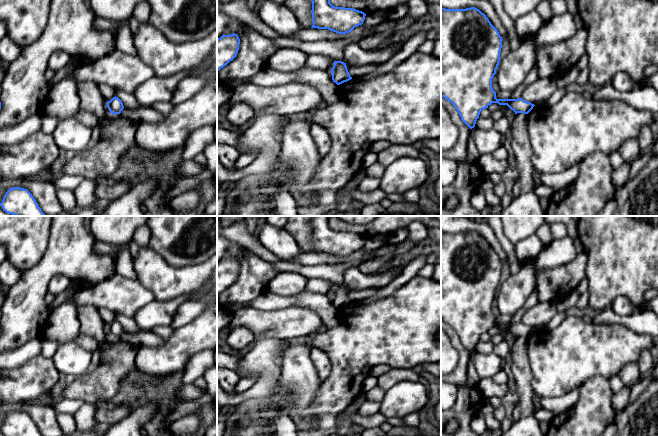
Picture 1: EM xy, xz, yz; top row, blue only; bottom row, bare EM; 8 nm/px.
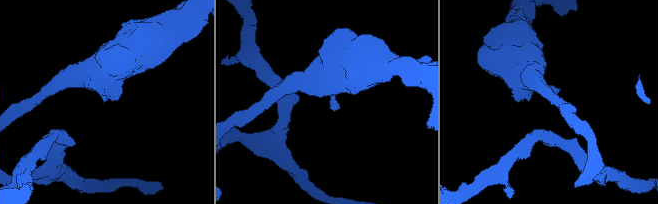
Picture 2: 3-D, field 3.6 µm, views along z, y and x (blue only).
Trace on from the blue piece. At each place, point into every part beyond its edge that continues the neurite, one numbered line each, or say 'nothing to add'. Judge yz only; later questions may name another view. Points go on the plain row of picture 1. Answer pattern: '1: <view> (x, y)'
nothing to add

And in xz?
nothing to add

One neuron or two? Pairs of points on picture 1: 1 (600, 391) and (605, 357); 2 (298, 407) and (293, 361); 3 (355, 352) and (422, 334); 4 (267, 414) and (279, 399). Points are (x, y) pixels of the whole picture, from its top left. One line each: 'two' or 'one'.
1: two
2: one
3: one
4: one

